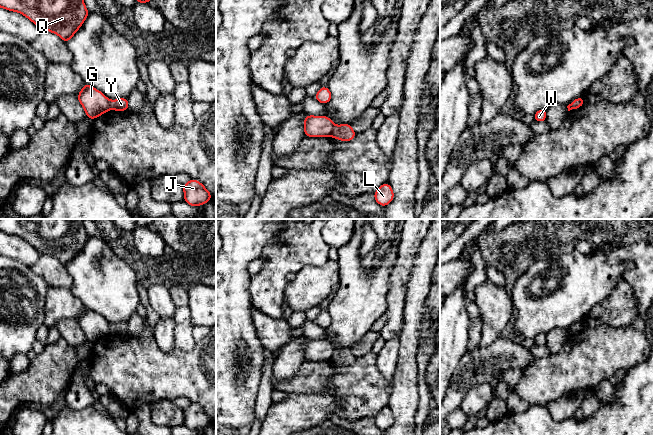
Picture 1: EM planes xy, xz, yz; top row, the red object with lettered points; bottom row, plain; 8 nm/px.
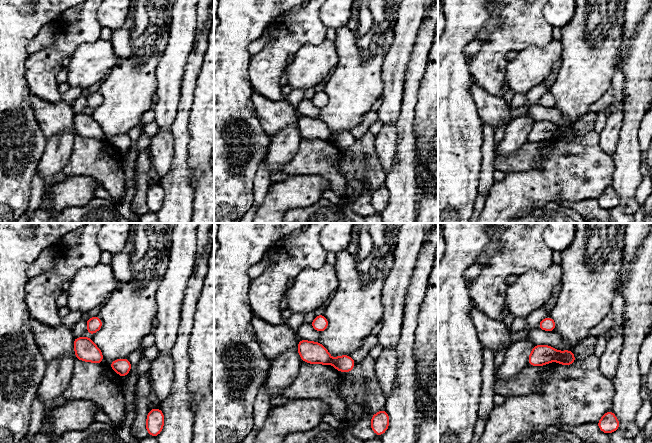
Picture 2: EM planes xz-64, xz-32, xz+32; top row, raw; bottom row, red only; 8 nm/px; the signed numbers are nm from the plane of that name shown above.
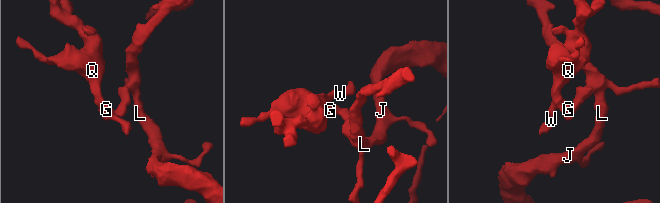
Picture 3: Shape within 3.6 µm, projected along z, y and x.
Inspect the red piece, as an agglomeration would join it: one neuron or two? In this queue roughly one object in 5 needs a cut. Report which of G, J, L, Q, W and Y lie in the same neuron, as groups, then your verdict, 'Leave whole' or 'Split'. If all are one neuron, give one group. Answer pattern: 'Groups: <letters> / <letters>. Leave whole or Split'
Groups: G Q W / J L Y. Split

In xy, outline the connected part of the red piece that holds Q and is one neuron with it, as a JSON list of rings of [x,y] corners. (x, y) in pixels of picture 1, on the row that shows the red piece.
[[[0,0],[0,7],[21,13],[40,30],[57,34],[65,43],[89,14],[83,0]]]

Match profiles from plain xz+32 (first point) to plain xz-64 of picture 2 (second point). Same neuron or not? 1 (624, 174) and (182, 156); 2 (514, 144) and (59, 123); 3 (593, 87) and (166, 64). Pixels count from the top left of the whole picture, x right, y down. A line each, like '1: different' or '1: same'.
1: same
2: different
3: different

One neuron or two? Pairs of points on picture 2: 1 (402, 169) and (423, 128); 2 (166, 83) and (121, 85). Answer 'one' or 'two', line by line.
1: two
2: two

